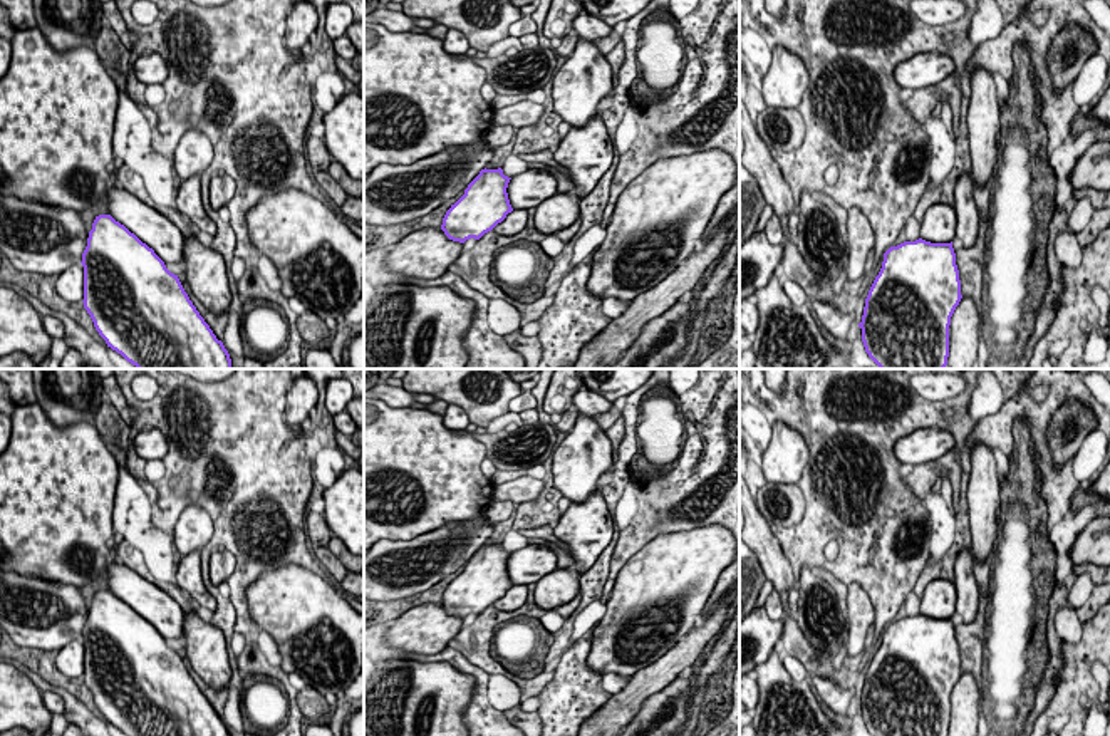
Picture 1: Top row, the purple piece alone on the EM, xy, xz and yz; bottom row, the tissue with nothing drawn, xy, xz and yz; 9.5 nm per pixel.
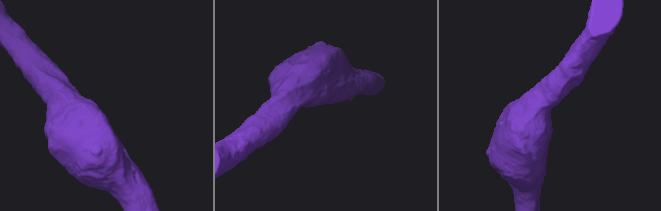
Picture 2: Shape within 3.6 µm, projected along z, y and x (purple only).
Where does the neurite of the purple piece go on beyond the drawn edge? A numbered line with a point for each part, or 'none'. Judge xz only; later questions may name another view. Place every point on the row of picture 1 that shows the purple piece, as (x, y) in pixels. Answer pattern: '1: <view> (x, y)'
1: xz (527, 190)

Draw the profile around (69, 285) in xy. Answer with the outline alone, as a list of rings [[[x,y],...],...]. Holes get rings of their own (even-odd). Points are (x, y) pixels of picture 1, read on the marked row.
[[[82,263],[72,265],[64,270],[55,282],[57,293],[65,302],[82,302],[84,300],[84,267]]]

